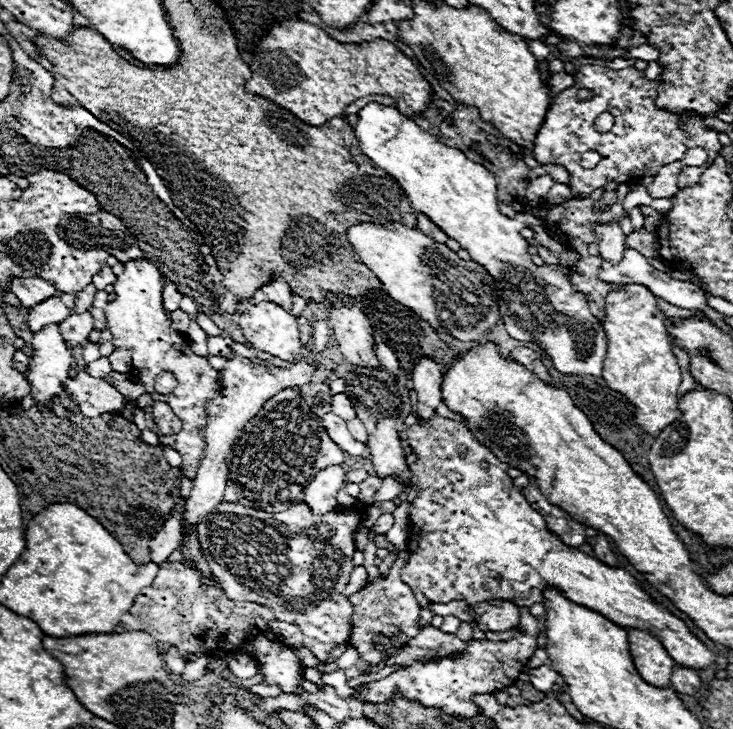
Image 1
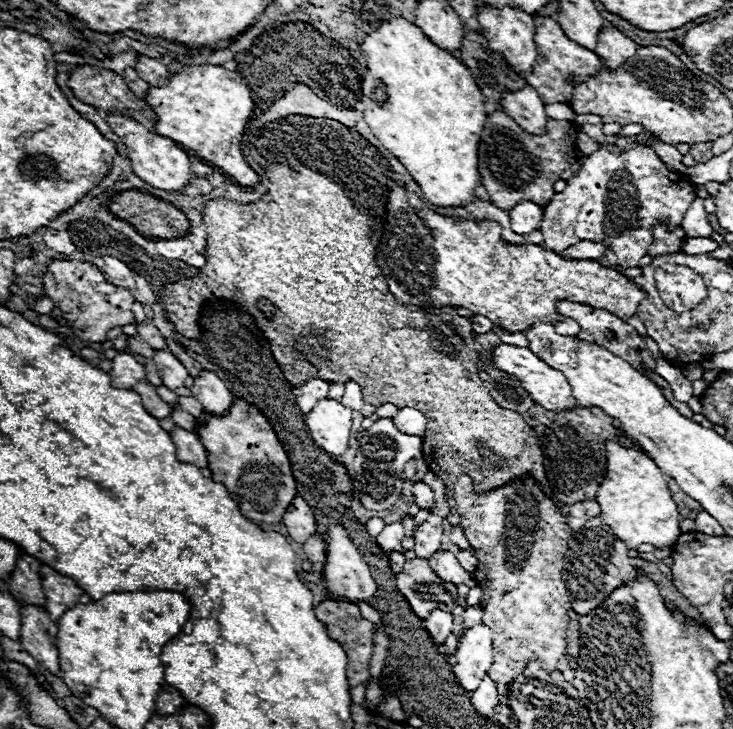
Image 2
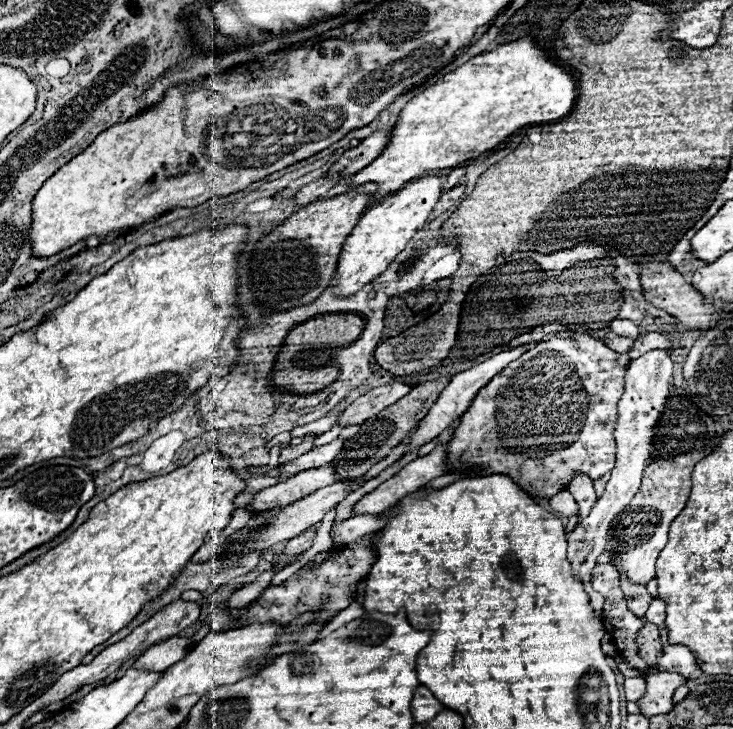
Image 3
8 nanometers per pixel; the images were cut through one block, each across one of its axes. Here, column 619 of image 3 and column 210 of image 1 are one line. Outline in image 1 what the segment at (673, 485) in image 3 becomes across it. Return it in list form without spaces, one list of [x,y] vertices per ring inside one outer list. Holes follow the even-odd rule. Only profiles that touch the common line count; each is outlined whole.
[[[220,502],[220,506],[210,514],[204,524],[198,526],[198,542],[206,556],[206,562],[216,578],[222,580],[222,588],[228,598],[240,600],[246,598],[250,602],[260,602],[270,606],[276,618],[296,624],[304,632],[304,646],[312,650],[312,654],[322,660],[322,664],[336,662],[348,648],[350,640],[350,616],[352,604],[342,594],[344,586],[350,580],[350,572],[354,568],[352,556],[356,552],[354,546],[354,528],[362,520],[362,513],[356,510],[336,510],[332,522],[328,524],[328,514],[314,516],[310,508],[300,502],[290,506],[290,510],[280,514],[256,512],[240,502]],[[330,546],[334,546],[342,554],[330,554]],[[238,584],[252,590],[256,596],[238,596]]]

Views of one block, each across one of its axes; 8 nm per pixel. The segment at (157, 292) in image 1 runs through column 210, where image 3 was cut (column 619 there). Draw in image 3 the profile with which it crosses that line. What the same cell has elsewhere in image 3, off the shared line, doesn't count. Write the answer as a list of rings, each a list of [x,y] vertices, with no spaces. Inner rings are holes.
[[[572,334],[568,338],[554,336],[546,342],[538,342],[532,350],[510,362],[476,394],[446,446],[448,472],[480,468],[470,476],[506,474],[524,492],[544,500],[566,488],[576,474],[586,474],[592,480],[602,478],[614,468],[616,404],[624,390],[626,366],[618,366],[616,358],[618,354],[614,350],[590,334]]]

